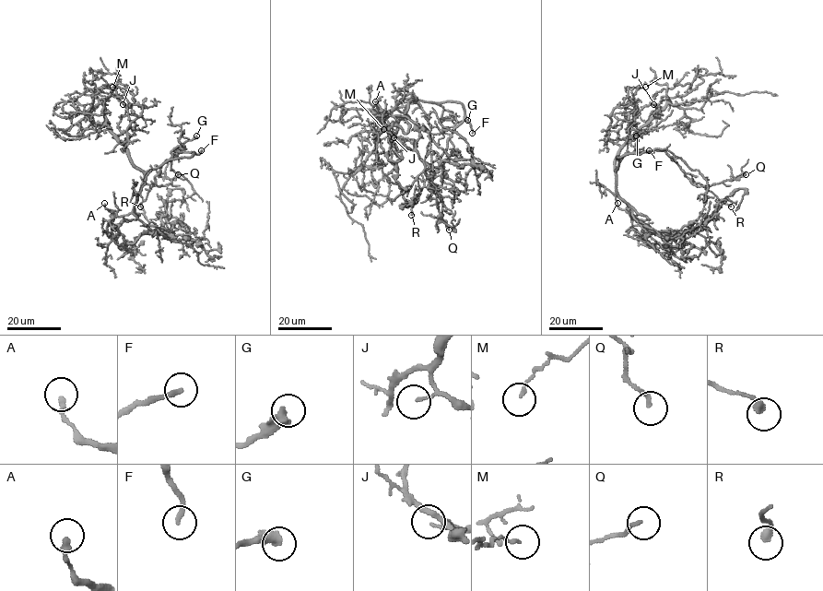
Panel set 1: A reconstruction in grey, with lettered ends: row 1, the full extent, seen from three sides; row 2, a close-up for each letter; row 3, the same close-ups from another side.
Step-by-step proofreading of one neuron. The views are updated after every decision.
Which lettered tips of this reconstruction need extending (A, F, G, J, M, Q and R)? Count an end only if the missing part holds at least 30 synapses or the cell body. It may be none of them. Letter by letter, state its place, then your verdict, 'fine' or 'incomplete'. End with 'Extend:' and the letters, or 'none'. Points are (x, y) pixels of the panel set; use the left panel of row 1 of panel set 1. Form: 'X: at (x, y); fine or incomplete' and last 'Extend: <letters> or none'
A: at (104, 203); fine
F: at (201, 150); incomplete
G: at (196, 135); incomplete
J: at (123, 104); fine
M: at (112, 87); fine
Q: at (178, 174); fine
R: at (140, 206); fine
Extend: F, G

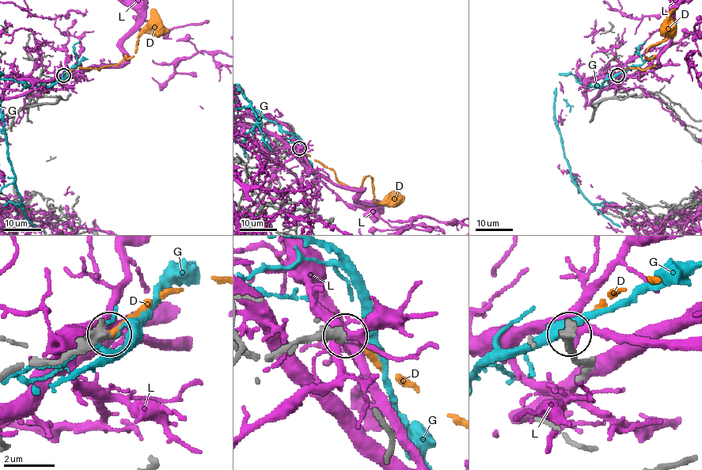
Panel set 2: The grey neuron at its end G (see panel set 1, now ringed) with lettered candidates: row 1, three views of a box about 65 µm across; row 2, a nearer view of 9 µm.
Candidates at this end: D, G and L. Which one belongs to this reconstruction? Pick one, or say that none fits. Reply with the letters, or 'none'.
D

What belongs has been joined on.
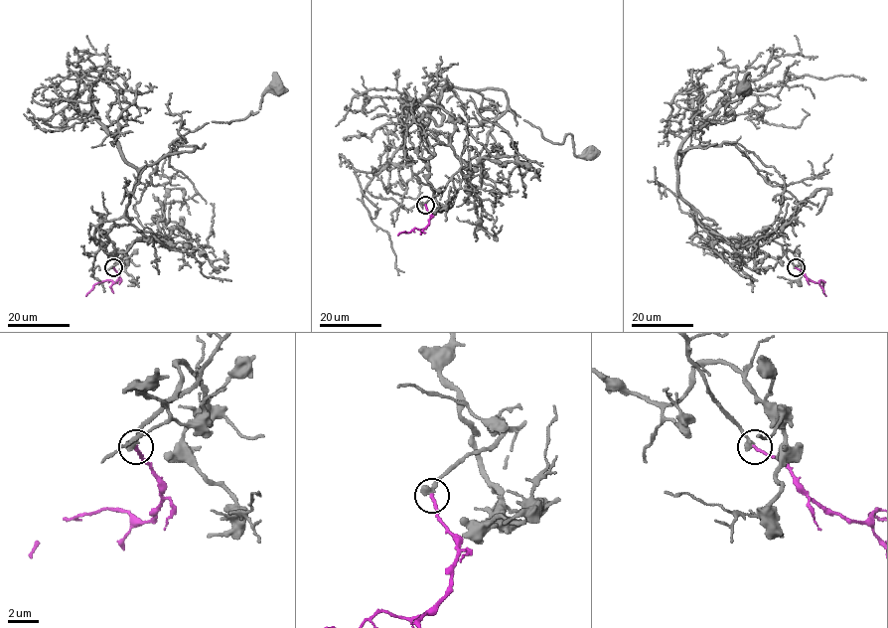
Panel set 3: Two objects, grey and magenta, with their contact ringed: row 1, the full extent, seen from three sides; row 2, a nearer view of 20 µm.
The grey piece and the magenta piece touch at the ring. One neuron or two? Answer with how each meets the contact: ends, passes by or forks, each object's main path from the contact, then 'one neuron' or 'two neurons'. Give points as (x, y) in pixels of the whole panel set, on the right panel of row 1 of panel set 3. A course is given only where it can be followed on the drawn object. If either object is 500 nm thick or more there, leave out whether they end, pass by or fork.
grey ends | magenta ends | grey via (795, 267), (776, 241), (707, 231), (679, 193), (681, 156), (706, 123), (733, 119), (725, 107), (743, 87) | magenta via (796, 267), (815, 282), (820, 280), (826, 295) | one neuron

